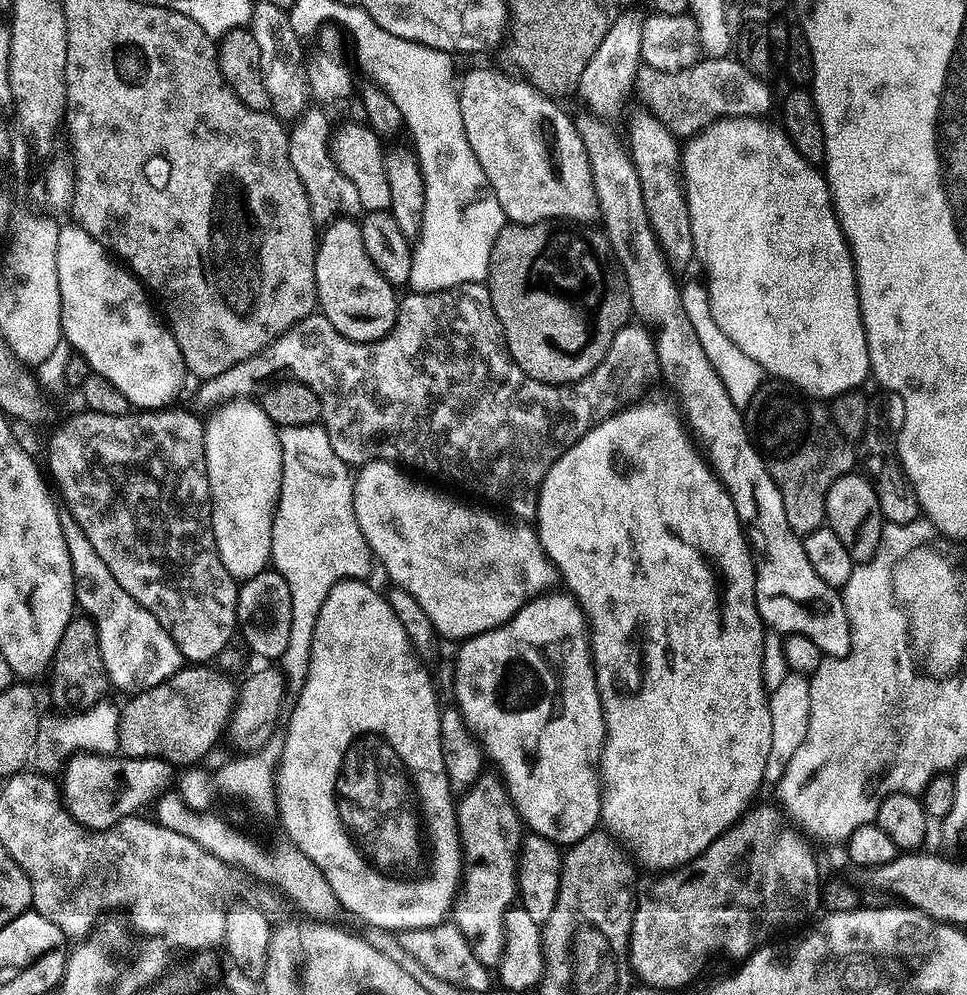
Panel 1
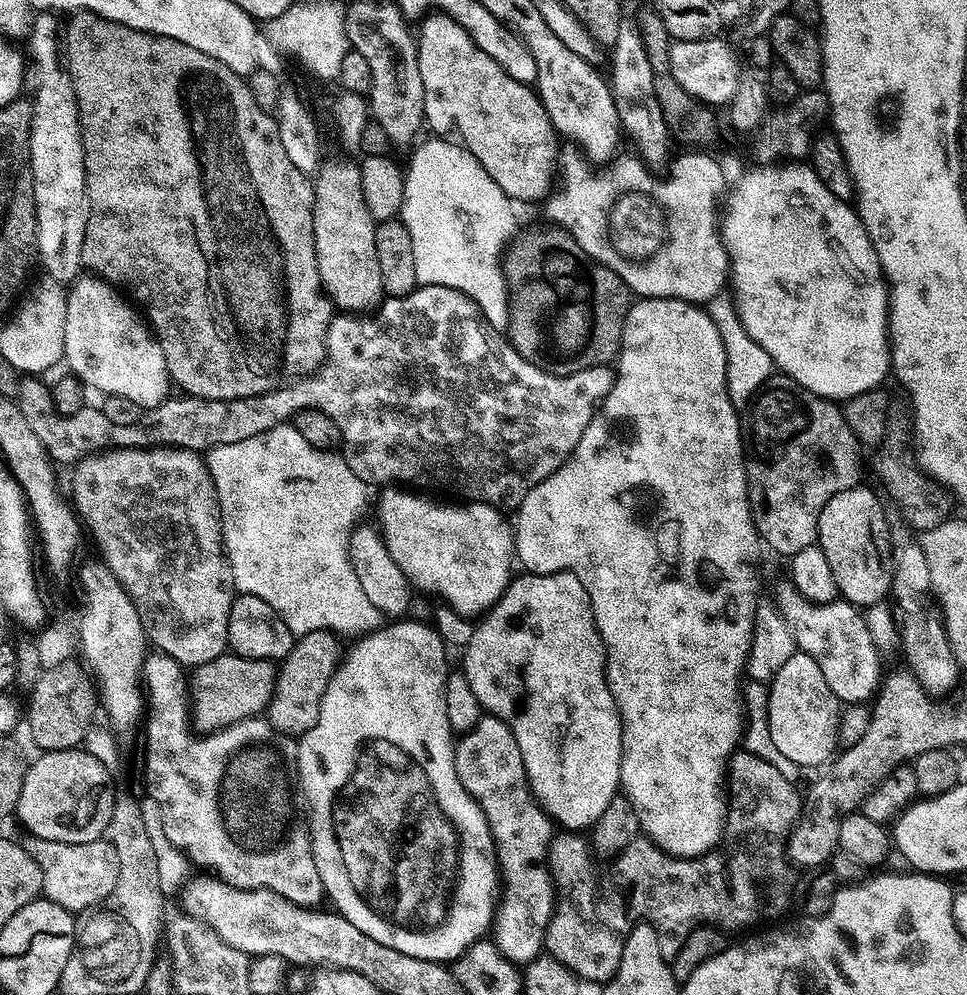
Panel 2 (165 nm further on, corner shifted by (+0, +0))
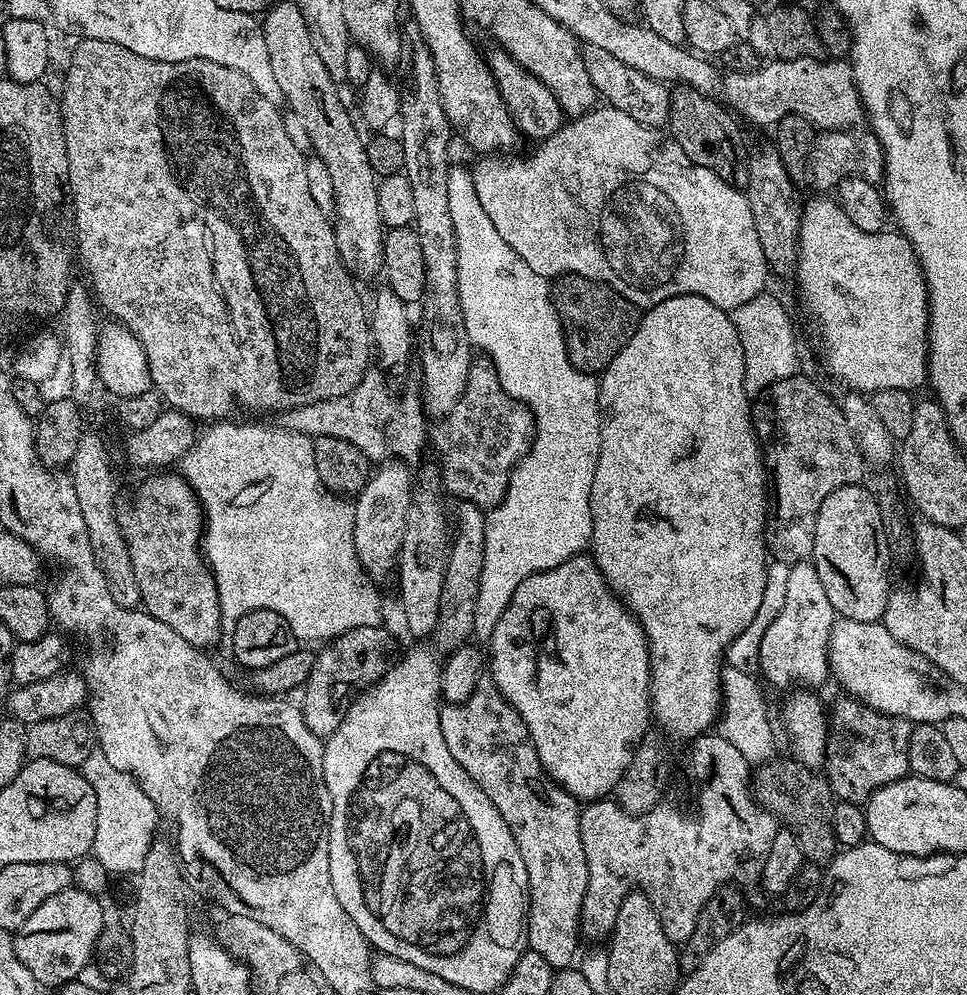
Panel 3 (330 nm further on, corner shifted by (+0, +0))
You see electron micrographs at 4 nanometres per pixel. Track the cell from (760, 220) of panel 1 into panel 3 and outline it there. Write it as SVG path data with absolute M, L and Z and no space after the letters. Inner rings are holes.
M816 198L802 208L800 218L800 259L796 261L794 281L800 291L800 300L806 311L812 315L814 323L820 327L820 344L824 347L824 364L853 392L873 394L882 390L904 390L911 393L914 388L925 387L928 378L928 287L924 281L924 272L920 262L912 251L910 242L901 236L899 231L885 230L882 232L867 232L858 230L850 218L832 198Z

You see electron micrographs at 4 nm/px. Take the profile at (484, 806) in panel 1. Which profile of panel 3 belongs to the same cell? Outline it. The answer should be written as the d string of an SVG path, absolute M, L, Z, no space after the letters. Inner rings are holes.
M481 682L476 685L474 694L470 694L470 698L466 698L461 704L445 703L440 710L440 729L442 738L446 738L450 754L454 754L458 766L462 766L462 770L466 770L470 778L474 778L482 794L486 794L486 798L494 802L498 814L502 814L502 822L506 822L506 826L510 826L510 834L514 834L518 854L522 854L522 862L528 875L527 947L542 954L542 958L546 958L546 962L550 962L554 970L569 967L577 959L576 947L582 943L578 929L588 884L586 850L580 829L581 809L576 797L548 777L534 750L528 727L522 722L518 710L514 710L514 706L506 702L495 684Z

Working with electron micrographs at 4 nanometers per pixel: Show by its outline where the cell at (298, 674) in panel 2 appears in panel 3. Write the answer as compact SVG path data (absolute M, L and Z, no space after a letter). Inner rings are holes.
M358 626L325 643L321 647L324 649L315 653L316 661L310 670L308 681L302 685L304 697L298 700L306 726L310 726L315 736L331 736L332 731L344 721L345 711L353 697L376 684L388 671L388 636L384 631L383 627Z

